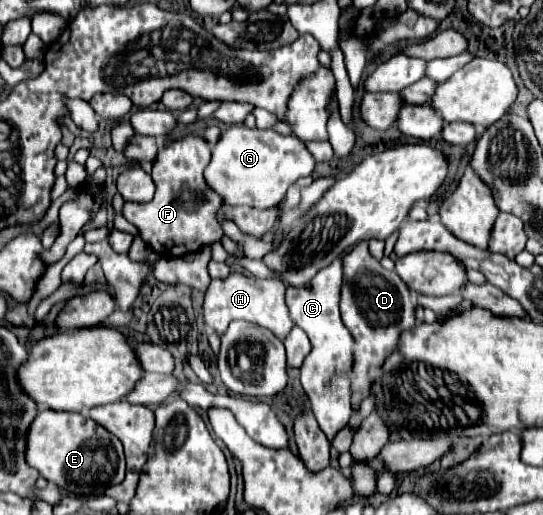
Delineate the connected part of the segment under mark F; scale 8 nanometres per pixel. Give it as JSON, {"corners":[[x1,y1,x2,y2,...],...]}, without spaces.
{"corners":[[184,136,162,148,152,166,152,180,156,184,154,198,144,204,124,204,124,218,140,230,140,236,154,252,162,256,186,256,222,238,224,232,218,222,222,196,204,180,204,168,212,156,210,152,210,144,202,136]]}

